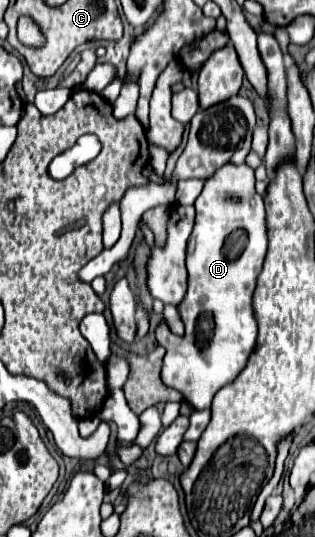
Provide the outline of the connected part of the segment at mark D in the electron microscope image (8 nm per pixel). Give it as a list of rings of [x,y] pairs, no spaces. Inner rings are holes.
[[[231,162],[219,168],[211,178],[205,180],[205,188],[195,202],[195,210],[197,210],[197,220],[187,244],[187,296],[179,306],[185,324],[185,336],[179,338],[171,334],[165,322],[159,324],[155,336],[157,342],[167,350],[161,368],[163,384],[173,390],[179,390],[195,410],[205,410],[211,406],[215,392],[225,384],[233,382],[241,374],[255,348],[255,338],[257,338],[257,322],[253,316],[251,298],[255,292],[257,274],[261,272],[263,258],[267,252],[267,228],[265,228],[263,198],[255,192],[253,168],[249,168],[247,164],[235,166]],[[207,318],[213,320],[211,336],[209,330],[203,328],[207,324]]]

